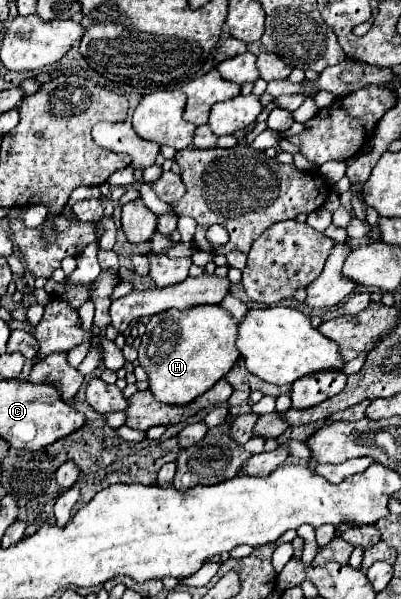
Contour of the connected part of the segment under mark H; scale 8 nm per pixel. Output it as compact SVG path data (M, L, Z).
M199 305L185 311L169 309L169 311L153 315L145 327L147 331L141 337L141 345L139 345L139 363L149 375L151 393L155 395L155 399L163 403L169 403L169 405L191 403L195 397L209 391L221 377L225 377L225 373L239 359L239 351L235 345L237 323L233 321L233 315L221 305Z

